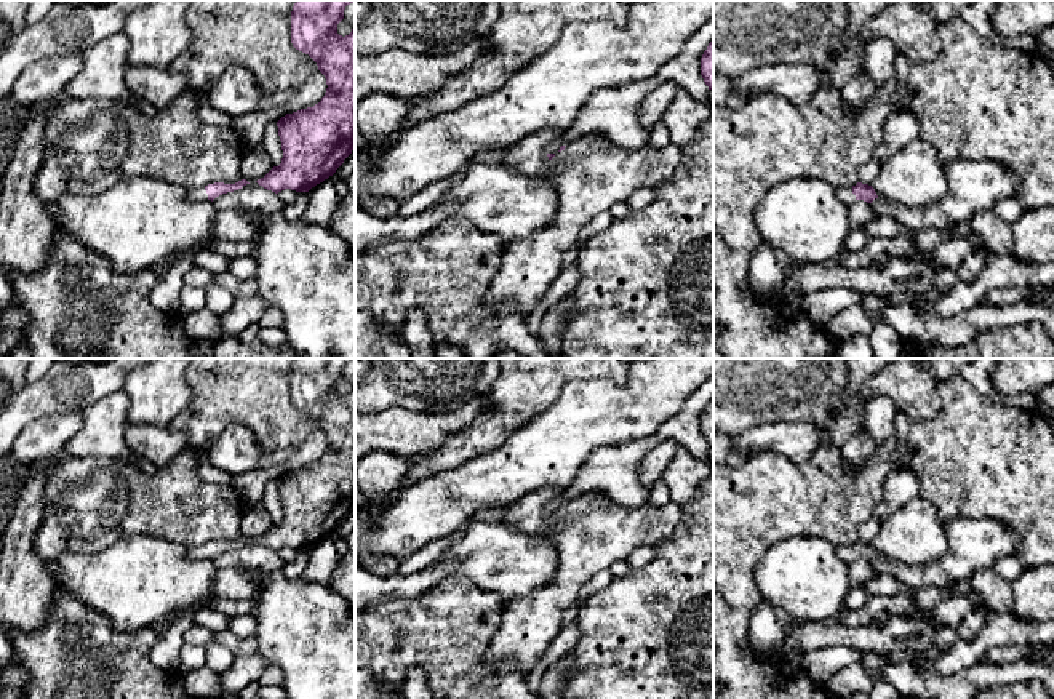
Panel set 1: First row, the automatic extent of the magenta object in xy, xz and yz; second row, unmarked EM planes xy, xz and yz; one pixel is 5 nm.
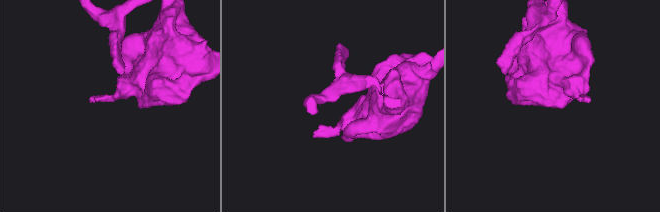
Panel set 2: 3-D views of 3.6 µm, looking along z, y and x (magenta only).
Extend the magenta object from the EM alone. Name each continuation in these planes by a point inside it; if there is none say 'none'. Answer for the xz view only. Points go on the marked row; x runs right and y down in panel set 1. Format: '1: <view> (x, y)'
1: xz (528, 155)

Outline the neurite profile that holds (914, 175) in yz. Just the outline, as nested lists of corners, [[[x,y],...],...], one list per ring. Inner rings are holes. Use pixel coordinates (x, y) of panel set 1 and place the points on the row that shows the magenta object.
[[[916,138],[881,162],[872,187],[880,198],[928,205],[947,194],[947,178],[932,144]]]

